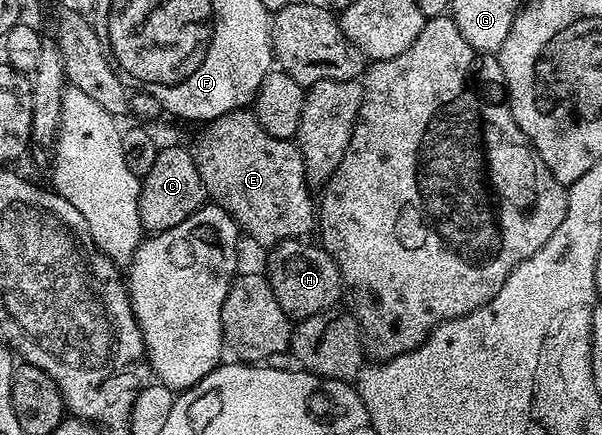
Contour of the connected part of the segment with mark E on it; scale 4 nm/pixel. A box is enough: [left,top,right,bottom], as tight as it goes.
[193,108,317,244]

